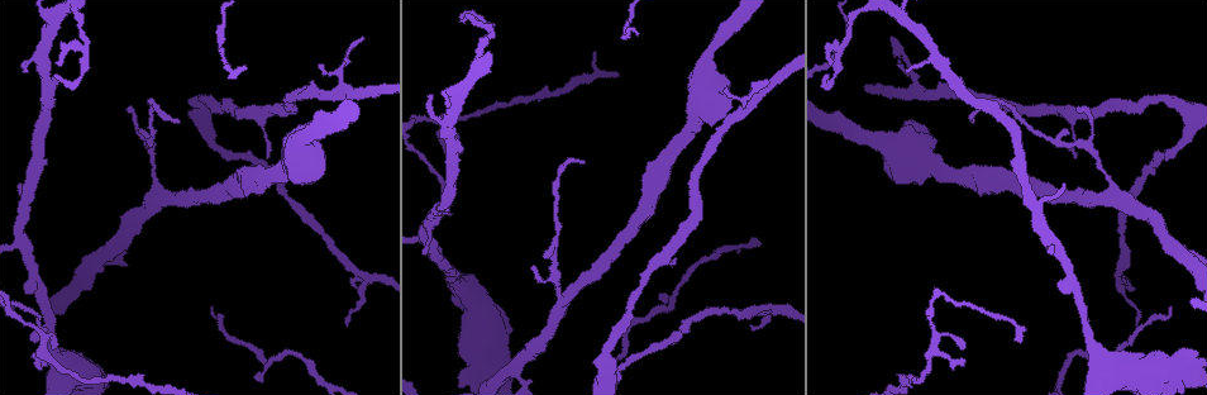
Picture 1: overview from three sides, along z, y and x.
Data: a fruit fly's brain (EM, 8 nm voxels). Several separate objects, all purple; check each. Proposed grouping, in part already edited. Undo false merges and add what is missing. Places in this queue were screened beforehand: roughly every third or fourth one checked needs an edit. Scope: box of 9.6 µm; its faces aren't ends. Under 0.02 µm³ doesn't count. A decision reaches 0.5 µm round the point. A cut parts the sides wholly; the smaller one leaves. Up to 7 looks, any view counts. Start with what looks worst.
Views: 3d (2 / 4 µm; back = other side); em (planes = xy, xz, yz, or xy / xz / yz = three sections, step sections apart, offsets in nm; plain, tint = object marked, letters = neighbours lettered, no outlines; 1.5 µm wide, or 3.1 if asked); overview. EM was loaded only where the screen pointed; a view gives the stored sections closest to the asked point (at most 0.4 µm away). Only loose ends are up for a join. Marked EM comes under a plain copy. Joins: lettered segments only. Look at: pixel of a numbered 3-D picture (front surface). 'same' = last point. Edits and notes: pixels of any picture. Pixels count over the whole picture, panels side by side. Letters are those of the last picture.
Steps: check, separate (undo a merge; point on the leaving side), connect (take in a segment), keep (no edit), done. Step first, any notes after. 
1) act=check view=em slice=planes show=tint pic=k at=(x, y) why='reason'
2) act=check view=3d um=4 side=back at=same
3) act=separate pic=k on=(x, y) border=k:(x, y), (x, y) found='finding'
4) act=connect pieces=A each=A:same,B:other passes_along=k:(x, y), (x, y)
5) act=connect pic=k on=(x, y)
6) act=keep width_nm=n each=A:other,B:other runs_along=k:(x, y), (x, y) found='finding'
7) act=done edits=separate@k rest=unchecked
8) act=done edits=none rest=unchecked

act=check view=em slice=xz step=4 show=tint pic=1 at=(22, 71) why='branch stops here'

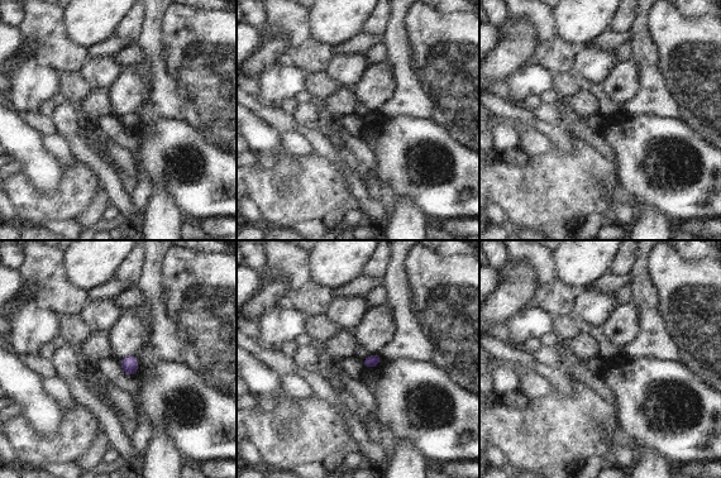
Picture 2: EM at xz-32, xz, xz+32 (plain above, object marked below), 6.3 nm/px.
act=check view=em slice=planes show=letters at=same why='cut it another way'

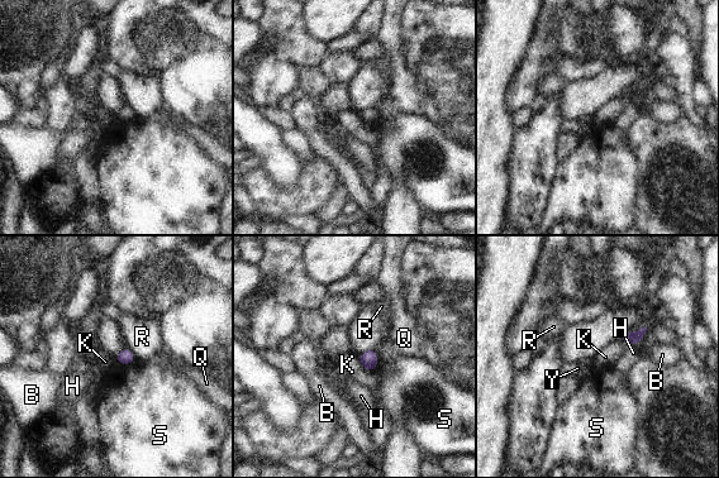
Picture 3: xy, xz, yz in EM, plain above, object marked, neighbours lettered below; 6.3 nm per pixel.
act=keep width_nm=90 each=B:other,H:other,K:other,Q:other,R:other,S:other,Y:other border=3:(357, 358), (370, 372) found='none of them fits'

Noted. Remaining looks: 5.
act=check view=3d um=2 pic=1 at=(55, 62) why='free end'

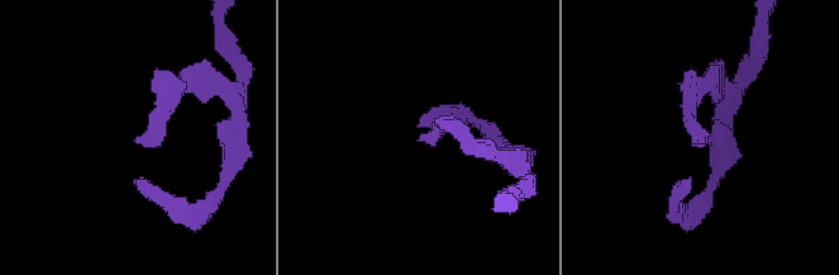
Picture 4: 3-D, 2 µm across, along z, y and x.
act=check view=em slice=planes show=letters pic=4 at=(137, 140) why='shape alone is not enough'

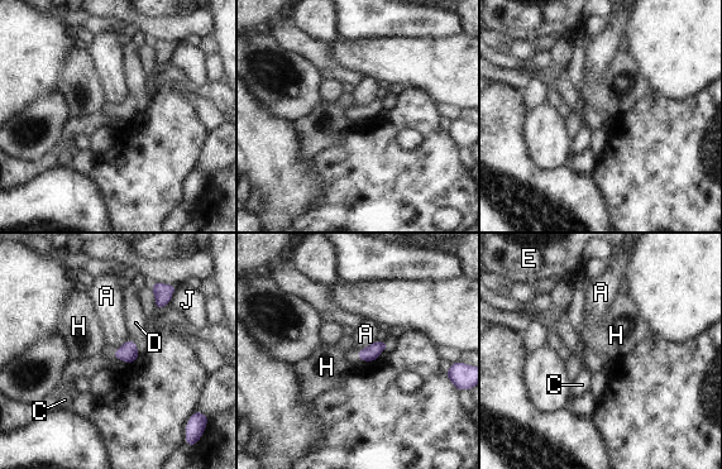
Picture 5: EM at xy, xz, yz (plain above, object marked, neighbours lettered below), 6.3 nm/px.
act=keep width_nm=100 each=A:other,C:other,D:other,E:other,H:other,J:other found='none of them fits'

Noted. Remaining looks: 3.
act=check view=em slice=yz step=8 show=tint pic=1 at=(140, 131) why='free end'

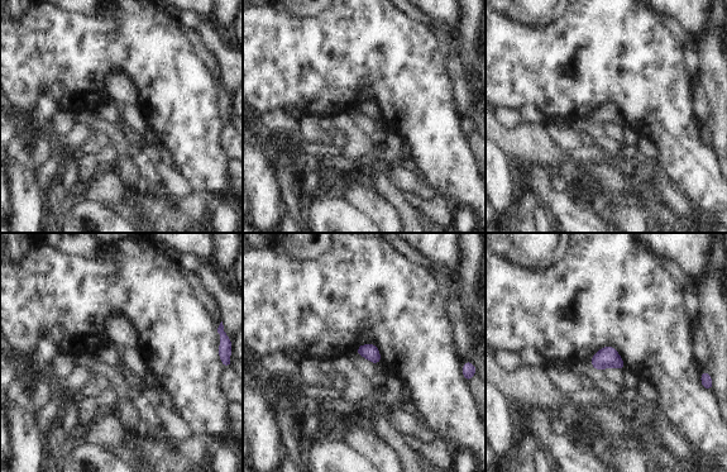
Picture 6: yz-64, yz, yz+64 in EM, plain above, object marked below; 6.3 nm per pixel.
act=check view=em slice=planes show=letters at=same

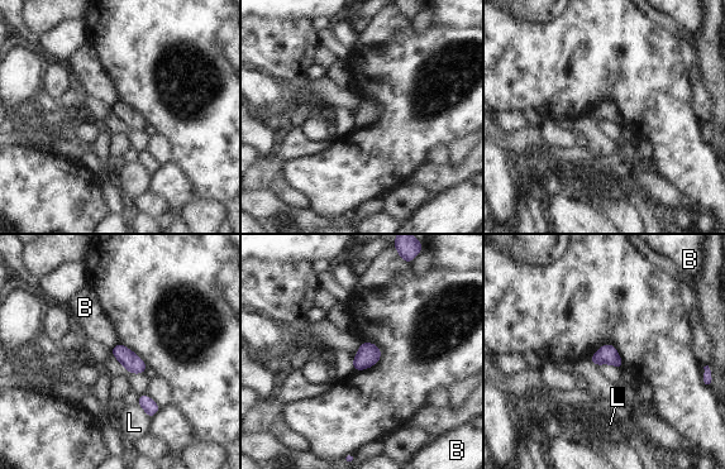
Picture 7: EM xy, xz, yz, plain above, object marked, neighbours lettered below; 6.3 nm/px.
act=keep width_nm=110 longest_contact=L:130nm each=B:other,L:other found='no lettered segment goes on from it'

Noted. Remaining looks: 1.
act=done edits=none rest=unchecked

